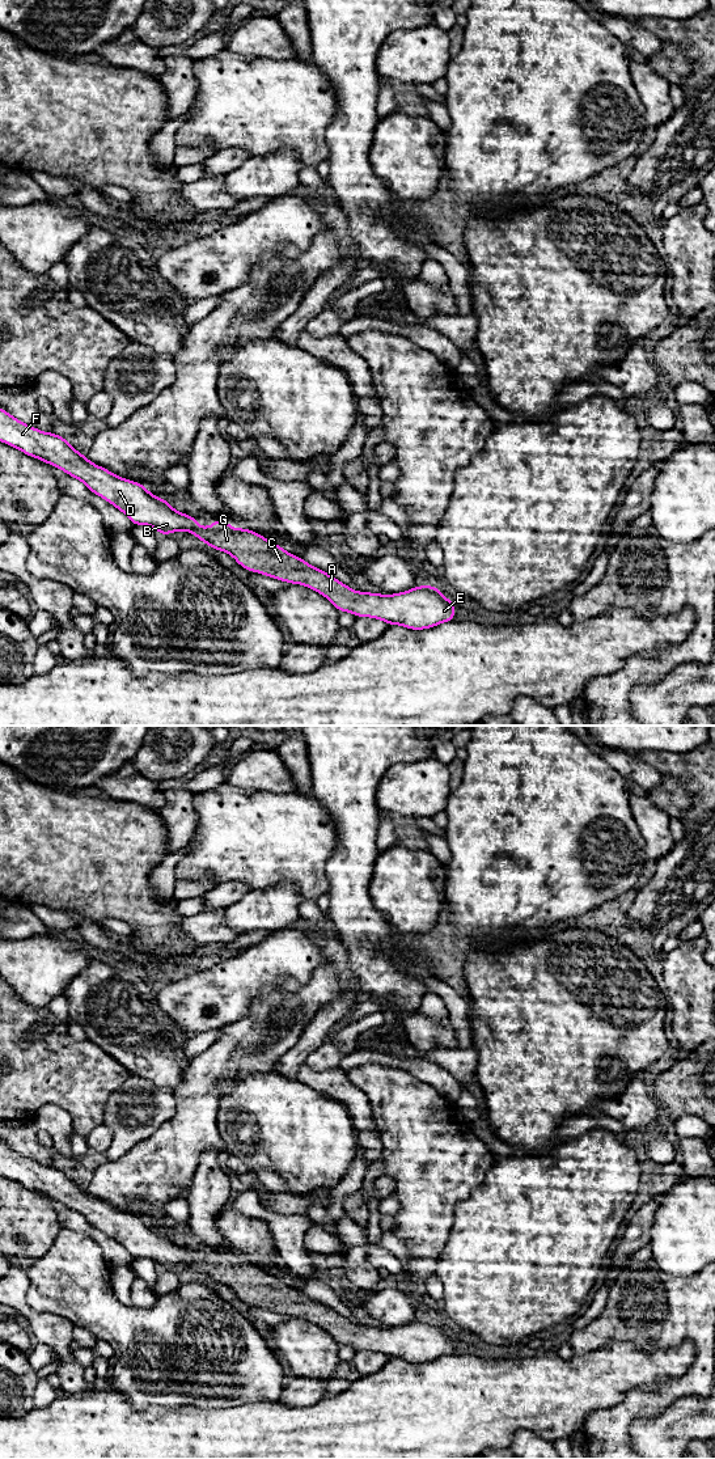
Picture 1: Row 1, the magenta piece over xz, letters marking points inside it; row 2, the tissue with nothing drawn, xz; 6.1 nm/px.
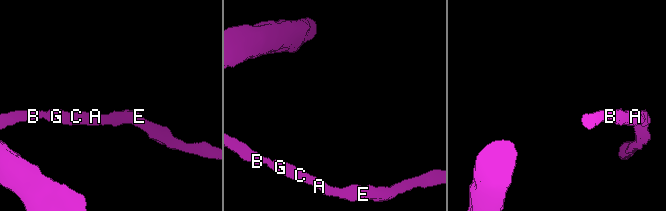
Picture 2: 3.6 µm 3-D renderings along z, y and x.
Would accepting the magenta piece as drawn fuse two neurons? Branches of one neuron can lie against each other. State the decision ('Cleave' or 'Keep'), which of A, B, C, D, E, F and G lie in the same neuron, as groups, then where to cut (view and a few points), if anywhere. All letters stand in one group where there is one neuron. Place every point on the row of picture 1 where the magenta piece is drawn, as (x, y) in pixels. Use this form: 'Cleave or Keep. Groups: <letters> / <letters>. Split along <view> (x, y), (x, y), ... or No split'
Keep. Groups: A B C D E F G. No split

